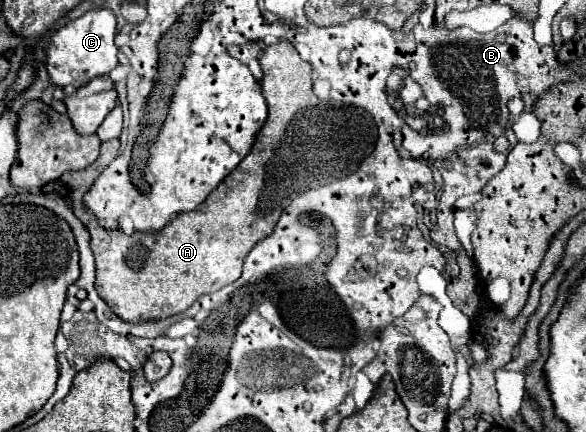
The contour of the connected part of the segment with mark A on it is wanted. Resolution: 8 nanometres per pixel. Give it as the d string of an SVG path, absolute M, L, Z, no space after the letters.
M280 39L276 45L268 45L260 55L262 67L262 95L268 106L268 119L256 135L252 151L236 165L236 169L216 187L204 203L200 203L190 213L180 213L164 229L154 233L132 233L126 235L120 229L106 229L100 225L96 215L84 205L84 195L92 187L100 171L118 157L118 139L104 141L98 159L82 169L68 171L60 177L64 185L72 189L72 207L78 219L88 227L92 235L92 253L96 257L96 291L112 307L112 311L130 323L140 323L146 319L156 319L156 305L192 305L200 297L200 275L216 275L216 269L242 269L244 257L250 249L262 241L278 223L280 213L292 201L292 197L314 185L322 167L328 163L328 155L334 151L338 155L358 157L364 145L360 141L358 129L354 127L354 111L336 109L330 101L322 101L312 91L312 65L300 59L298 51L288 39Z

